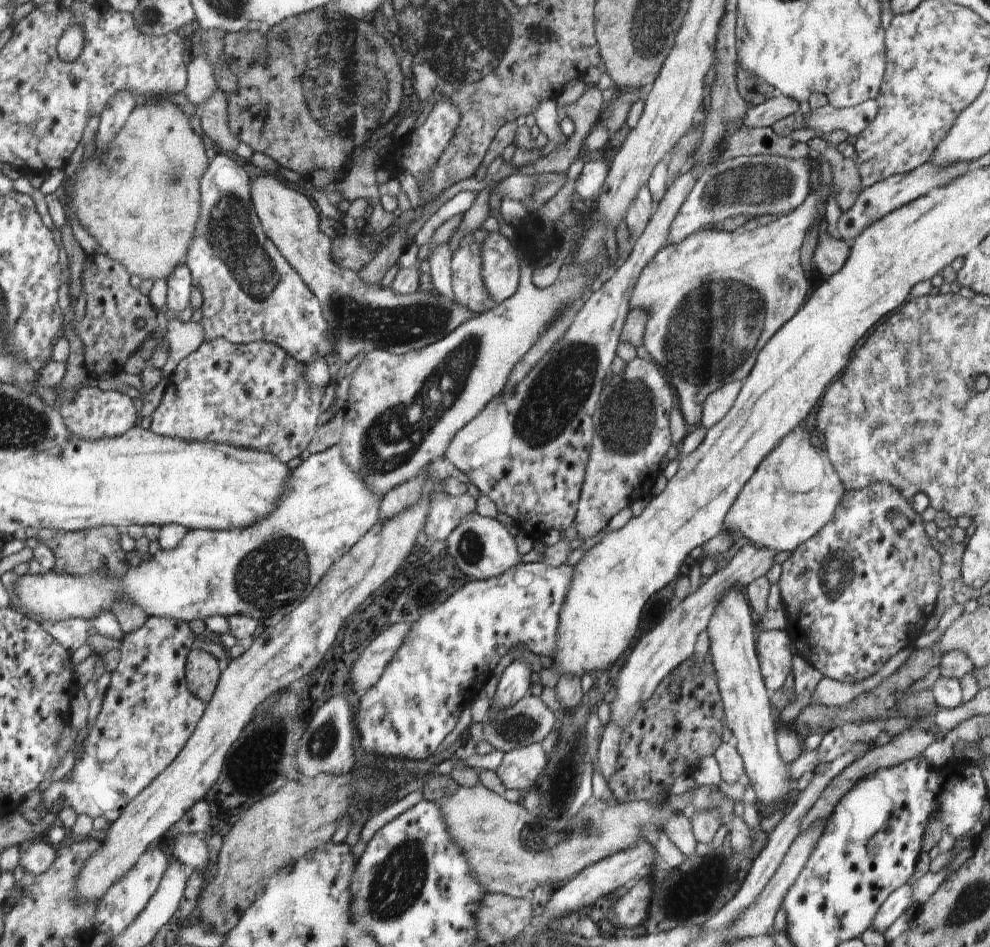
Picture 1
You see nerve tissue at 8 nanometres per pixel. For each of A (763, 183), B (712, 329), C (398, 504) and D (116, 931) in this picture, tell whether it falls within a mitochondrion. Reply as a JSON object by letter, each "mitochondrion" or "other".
{"A":"mitochondrion","B":"mitochondrion","C":"other","D":"other"}

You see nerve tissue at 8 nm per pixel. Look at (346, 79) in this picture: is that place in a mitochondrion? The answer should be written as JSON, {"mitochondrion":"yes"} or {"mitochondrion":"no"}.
{"mitochondrion":"yes"}

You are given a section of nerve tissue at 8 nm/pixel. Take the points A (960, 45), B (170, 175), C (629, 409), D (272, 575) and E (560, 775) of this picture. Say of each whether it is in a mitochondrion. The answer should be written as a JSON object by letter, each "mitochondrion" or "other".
{"A":"other","B":"mitochondrion","C":"mitochondrion","D":"mitochondrion","E":"mitochondrion"}

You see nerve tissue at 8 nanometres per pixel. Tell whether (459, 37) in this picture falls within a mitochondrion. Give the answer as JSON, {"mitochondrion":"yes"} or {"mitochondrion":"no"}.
{"mitochondrion":"yes"}

